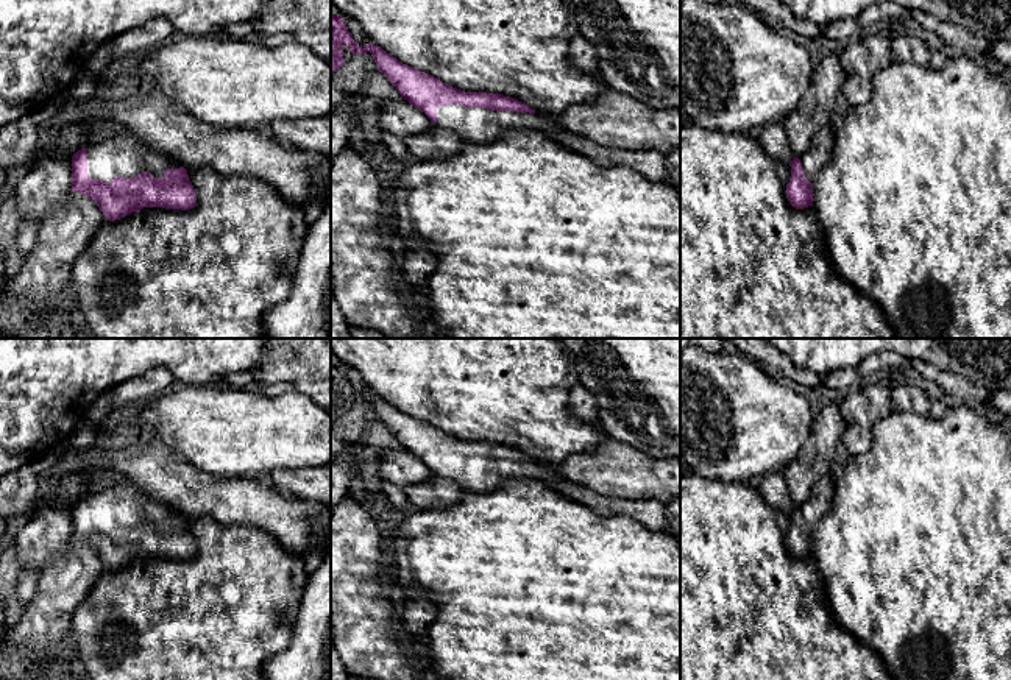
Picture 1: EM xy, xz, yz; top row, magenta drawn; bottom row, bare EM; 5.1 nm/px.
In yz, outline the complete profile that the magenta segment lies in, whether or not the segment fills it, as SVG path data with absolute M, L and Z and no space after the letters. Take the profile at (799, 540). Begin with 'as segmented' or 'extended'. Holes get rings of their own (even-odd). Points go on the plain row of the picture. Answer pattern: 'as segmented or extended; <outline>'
extended; M822 476L813 487L808 501L789 513L791 529L786 533L786 547L796 558L813 555L813 529L833 505L835 479Z

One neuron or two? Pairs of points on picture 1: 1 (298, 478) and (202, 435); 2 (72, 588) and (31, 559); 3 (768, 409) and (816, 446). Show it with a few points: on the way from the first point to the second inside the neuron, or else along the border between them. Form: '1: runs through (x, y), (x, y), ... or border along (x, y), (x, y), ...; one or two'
1: border along (314, 465), (272, 470), (264, 478); two
2: border along (70, 541), (52, 556), (39, 574); two
3: border along (815, 417), (808, 439), (783, 468); two

